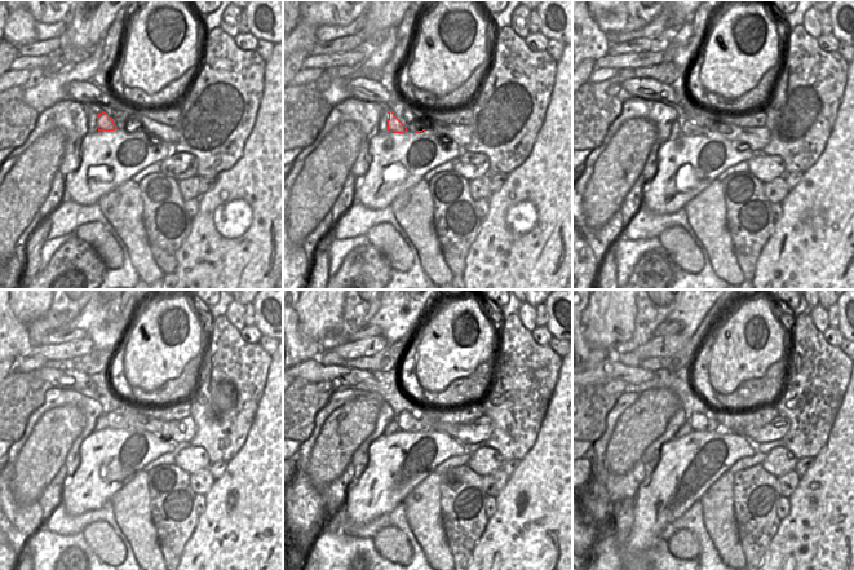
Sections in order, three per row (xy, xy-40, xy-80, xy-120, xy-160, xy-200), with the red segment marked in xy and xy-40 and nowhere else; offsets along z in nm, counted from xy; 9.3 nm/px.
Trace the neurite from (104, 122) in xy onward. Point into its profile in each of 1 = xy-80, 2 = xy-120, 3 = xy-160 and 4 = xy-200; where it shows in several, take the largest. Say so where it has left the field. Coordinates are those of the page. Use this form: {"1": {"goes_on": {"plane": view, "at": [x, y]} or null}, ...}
{"1": {"goes_on": {"plane": "xy-80", "at": [687, 128]}}, "2": {"goes_on": {"plane": "xy-120", "at": [115, 420]}}, "3": {"goes_on": {"plane": "xy-160", "at": [407, 422]}}, "4": {"goes_on": {"plane": "xy-200", "at": [698, 422]}}}

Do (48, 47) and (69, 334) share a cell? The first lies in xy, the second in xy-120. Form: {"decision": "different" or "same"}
{"decision": "same"}

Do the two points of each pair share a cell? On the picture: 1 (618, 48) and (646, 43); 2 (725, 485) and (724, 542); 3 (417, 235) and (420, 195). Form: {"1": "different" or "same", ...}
{"1": "same", "2": "same", "3": "same"}

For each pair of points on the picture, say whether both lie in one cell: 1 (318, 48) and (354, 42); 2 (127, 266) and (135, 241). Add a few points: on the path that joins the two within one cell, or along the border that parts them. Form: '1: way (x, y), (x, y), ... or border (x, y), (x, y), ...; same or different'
1: way (327, 48), (345, 44); same
2: border (115, 230), (138, 275); different

